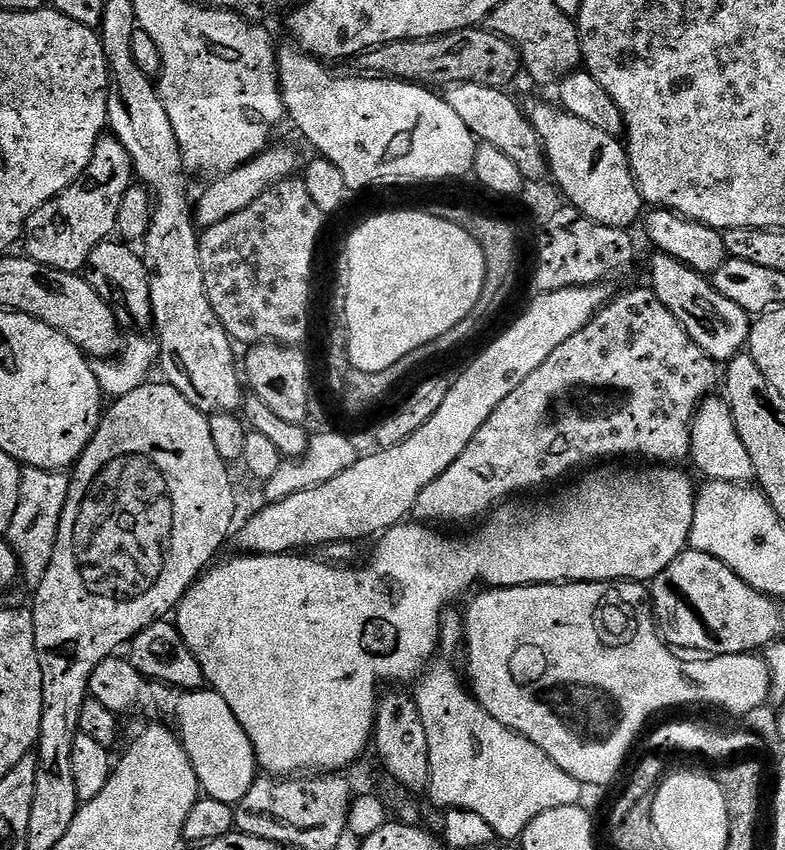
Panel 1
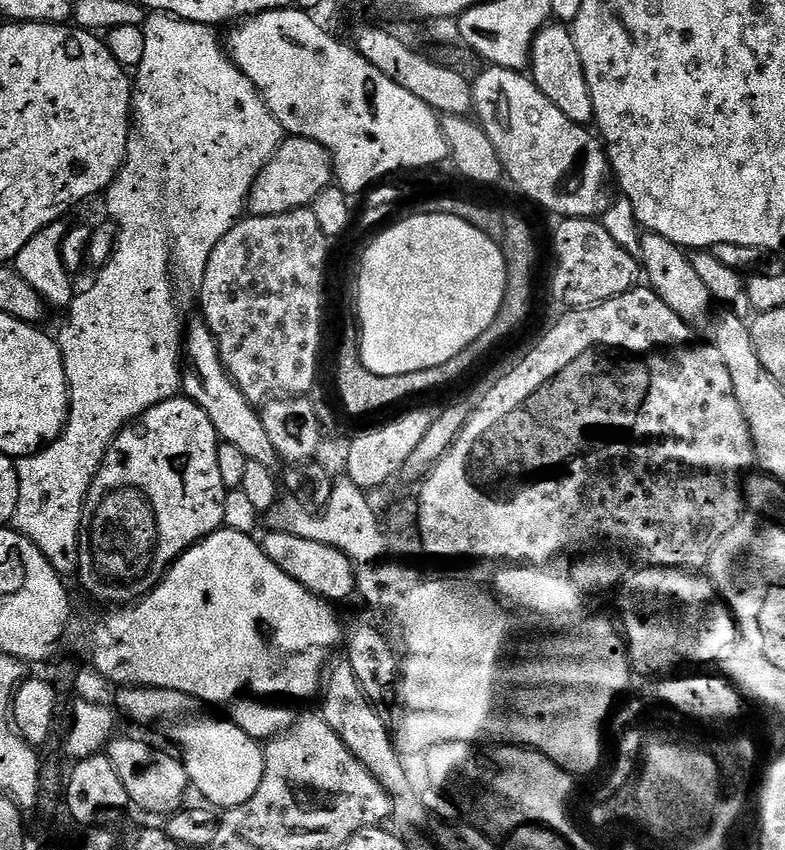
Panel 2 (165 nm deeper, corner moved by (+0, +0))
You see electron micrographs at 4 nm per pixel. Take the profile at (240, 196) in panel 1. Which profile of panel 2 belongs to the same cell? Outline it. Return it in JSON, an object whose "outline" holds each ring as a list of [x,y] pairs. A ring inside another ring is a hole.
{"outline":[[[288,136],[280,149],[256,175],[248,191],[247,211],[253,216],[273,216],[309,207],[314,198],[333,183],[332,156],[316,140]]]}

